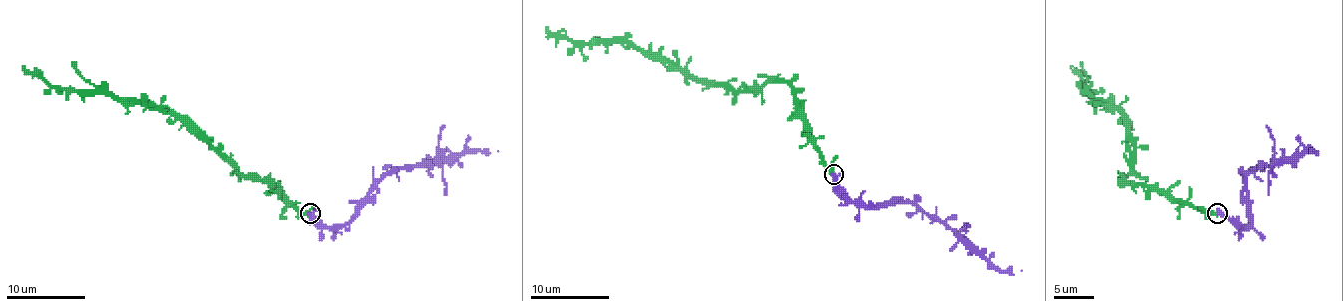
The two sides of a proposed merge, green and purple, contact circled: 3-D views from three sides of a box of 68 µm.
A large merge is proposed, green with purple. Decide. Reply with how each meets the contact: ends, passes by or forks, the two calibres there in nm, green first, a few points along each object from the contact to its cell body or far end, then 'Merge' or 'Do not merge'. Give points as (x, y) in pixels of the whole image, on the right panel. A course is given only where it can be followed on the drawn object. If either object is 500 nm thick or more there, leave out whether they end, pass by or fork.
At the ring green passes by. At the ring purple passes by. Thickness 260 nm (green) against 280 nm. Course of green: (1217, 214), (1145, 191), (1126, 179), (1134, 157), (1134, 139), (1126, 119), (1084, 90), (1078, 72), (1070, 68). Course of purple: (1217, 212), (1247, 226), (1250, 218), (1249, 173), (1290, 163), (1310, 151), (1318, 153), (1314, 151). Merge

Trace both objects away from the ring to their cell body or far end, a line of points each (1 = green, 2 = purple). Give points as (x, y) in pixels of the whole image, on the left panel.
1: (310, 214), (304, 214), (262, 179), (244, 177), (179, 119), (97, 90), (50, 88), (24, 68)
2: (310, 212), (325, 226), (341, 226), (351, 218), (355, 206), (389, 173), (452, 163), (472, 151), (498, 151)

